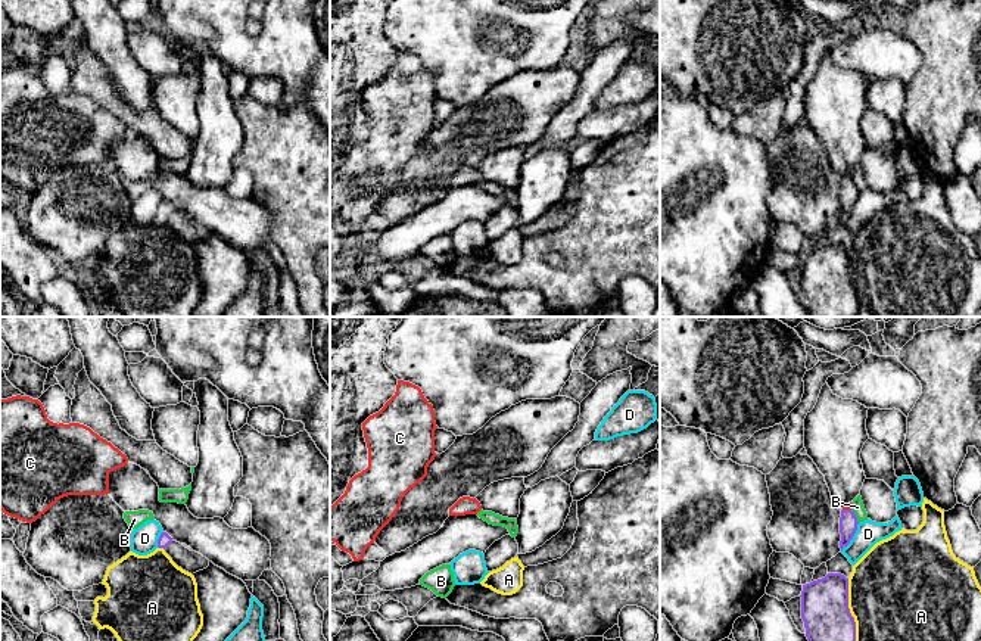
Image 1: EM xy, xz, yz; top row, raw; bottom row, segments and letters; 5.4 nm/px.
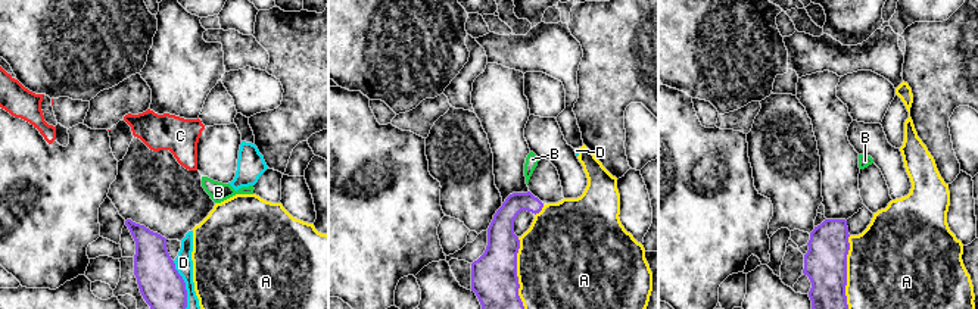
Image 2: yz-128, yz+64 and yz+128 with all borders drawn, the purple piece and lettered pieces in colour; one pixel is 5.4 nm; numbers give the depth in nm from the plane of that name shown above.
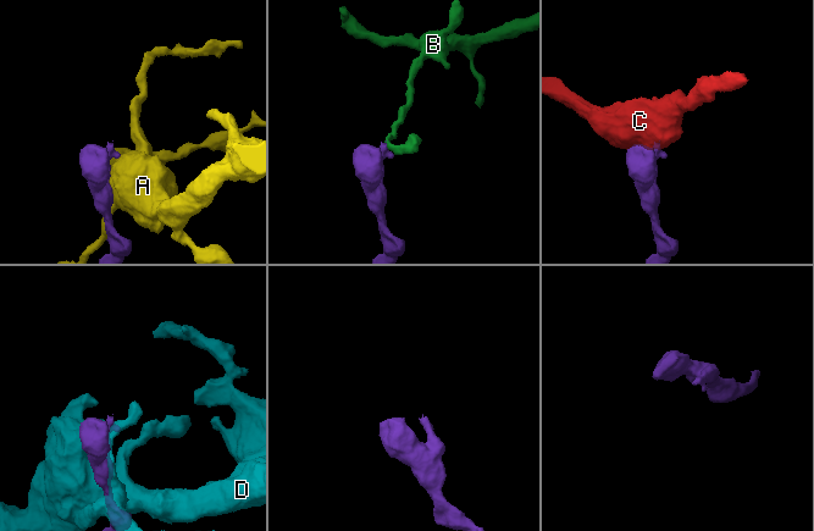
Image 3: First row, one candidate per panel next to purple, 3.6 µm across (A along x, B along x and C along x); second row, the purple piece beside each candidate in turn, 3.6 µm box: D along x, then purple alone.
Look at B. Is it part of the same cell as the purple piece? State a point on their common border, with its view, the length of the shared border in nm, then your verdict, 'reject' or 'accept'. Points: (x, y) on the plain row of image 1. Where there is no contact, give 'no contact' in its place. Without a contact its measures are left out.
yz (855, 186) | 90 nm | reject

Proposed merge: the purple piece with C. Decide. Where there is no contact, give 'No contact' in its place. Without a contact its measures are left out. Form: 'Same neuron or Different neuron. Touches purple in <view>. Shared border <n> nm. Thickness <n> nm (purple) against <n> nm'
Same neuron. Touches purple in yz. Shared border 50 nm. Thickness 100 nm (purple) against 40 nm

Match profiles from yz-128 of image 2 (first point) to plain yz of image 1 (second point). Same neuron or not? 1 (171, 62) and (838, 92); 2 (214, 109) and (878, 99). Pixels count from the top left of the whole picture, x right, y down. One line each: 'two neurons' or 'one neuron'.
1: one neuron
2: two neurons

